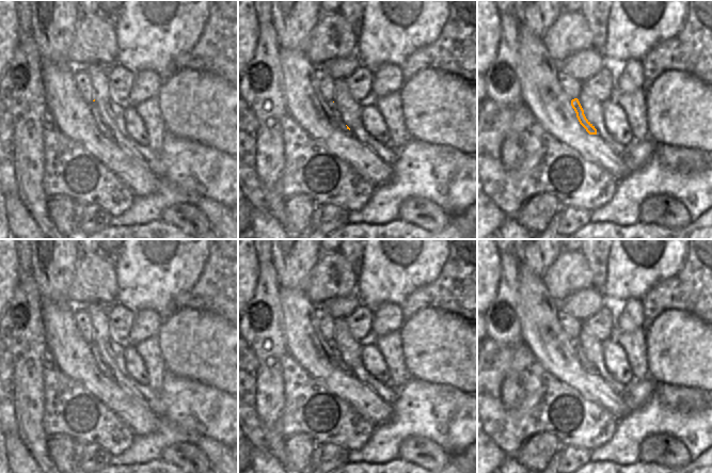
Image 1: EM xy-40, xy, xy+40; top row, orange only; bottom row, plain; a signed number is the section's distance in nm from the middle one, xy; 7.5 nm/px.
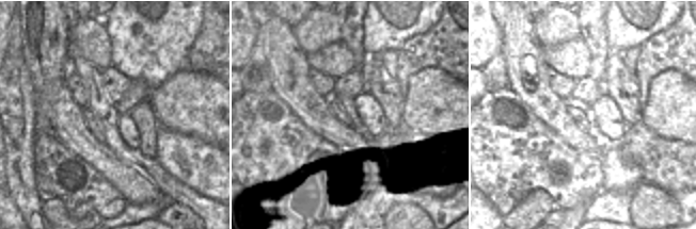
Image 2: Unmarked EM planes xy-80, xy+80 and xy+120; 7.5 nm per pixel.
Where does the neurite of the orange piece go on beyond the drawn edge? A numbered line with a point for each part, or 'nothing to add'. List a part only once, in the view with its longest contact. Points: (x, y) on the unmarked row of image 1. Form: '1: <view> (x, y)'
1: xy (337, 356)

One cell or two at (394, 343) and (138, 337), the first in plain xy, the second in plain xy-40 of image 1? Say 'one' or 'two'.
two

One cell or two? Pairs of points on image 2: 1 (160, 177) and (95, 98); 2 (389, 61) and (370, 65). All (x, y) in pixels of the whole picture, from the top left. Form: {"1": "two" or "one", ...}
{"1": "one", "2": "two"}

